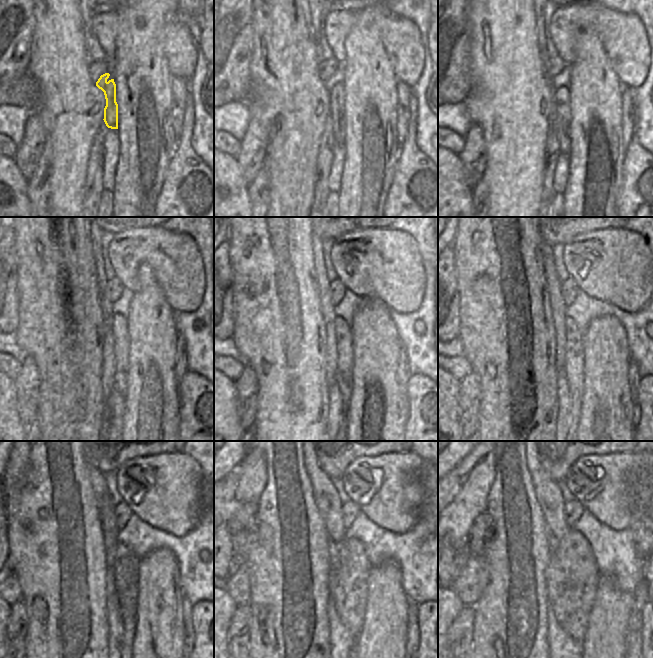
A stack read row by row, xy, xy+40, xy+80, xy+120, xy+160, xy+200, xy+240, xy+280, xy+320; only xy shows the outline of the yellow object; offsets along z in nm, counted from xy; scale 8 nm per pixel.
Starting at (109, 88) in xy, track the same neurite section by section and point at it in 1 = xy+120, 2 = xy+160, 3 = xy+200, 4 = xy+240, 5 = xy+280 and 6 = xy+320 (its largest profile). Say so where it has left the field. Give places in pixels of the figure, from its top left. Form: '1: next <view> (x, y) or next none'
1: next xy+120 (119, 331)
2: next xy+160 (344, 341)
3: next xy+200 (573, 363)
4: next xy+240 (126, 591)
5: next xy+280 (347, 589)
6: next xy+320 (571, 589)

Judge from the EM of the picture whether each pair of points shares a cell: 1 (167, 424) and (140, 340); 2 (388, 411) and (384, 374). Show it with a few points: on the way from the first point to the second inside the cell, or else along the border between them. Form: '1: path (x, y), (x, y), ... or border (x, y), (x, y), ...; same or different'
1: path (166, 403), (164, 381), (161, 372), (150, 361); same
2: path (386, 402), (384, 383); same

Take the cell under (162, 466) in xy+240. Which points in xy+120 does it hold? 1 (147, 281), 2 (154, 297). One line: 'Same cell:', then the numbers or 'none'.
Same cell: none

